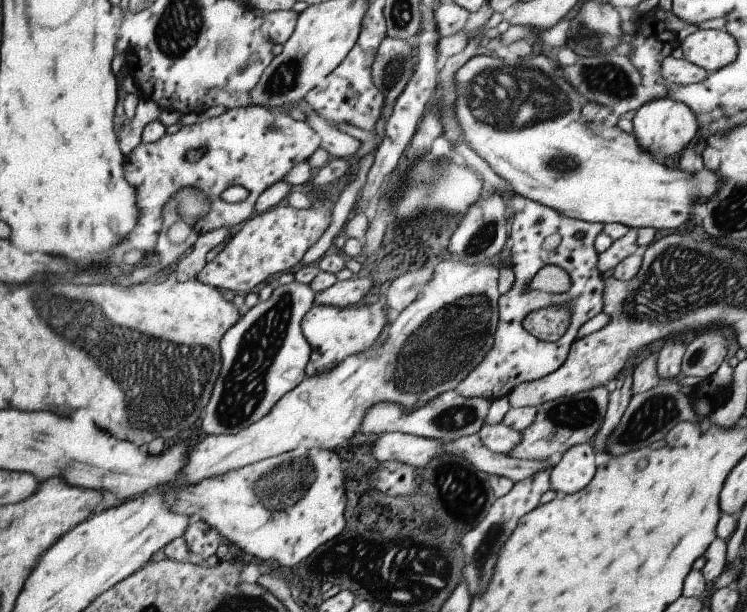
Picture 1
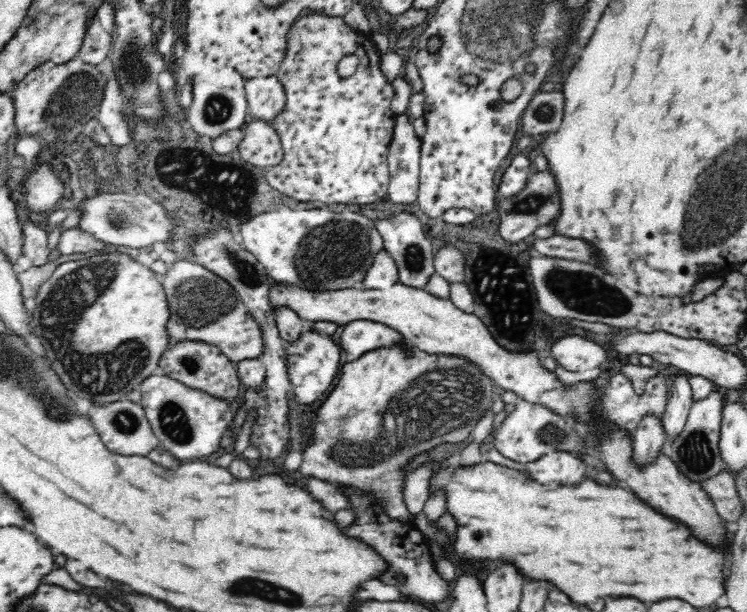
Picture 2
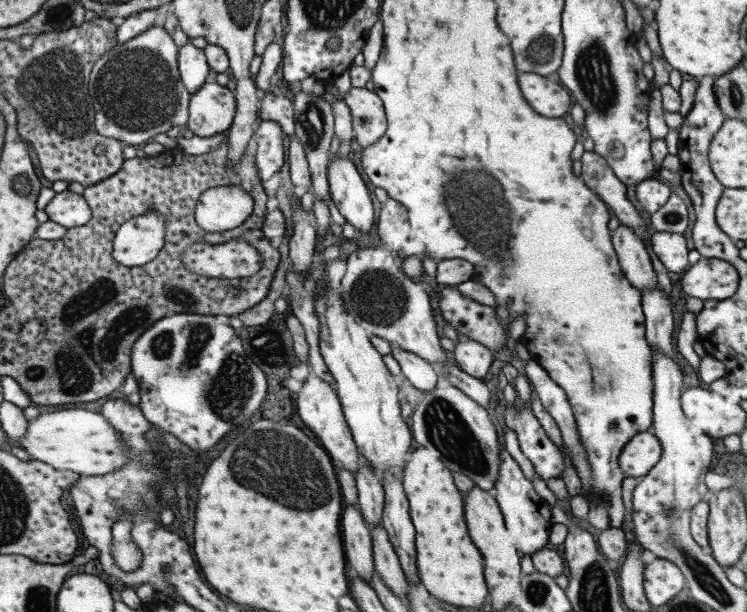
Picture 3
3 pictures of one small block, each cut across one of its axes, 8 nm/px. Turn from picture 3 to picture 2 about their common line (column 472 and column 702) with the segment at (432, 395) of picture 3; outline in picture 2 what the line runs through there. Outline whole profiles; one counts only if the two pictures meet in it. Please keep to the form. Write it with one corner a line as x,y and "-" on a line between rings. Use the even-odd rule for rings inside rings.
712,391
707,399
692,403
682,434
674,439
661,452
676,463
680,472
692,482
700,483
722,472
722,457
718,449
720,420
722,420
722,394

